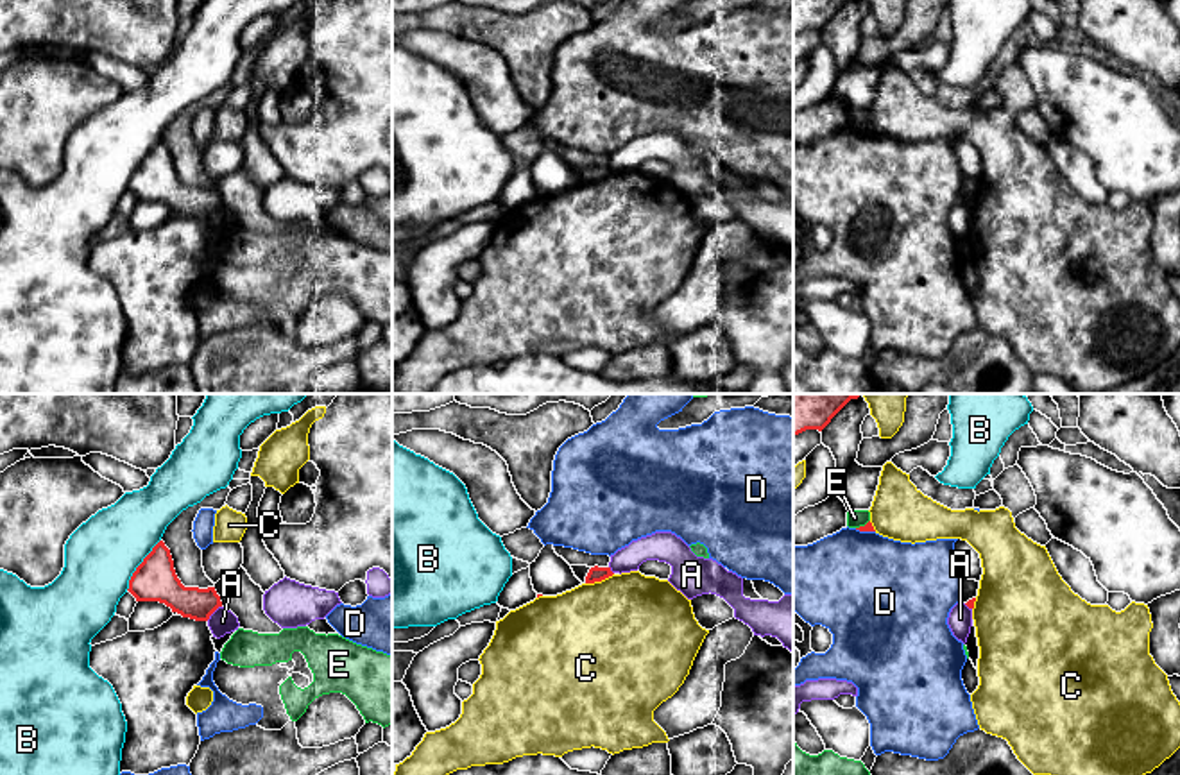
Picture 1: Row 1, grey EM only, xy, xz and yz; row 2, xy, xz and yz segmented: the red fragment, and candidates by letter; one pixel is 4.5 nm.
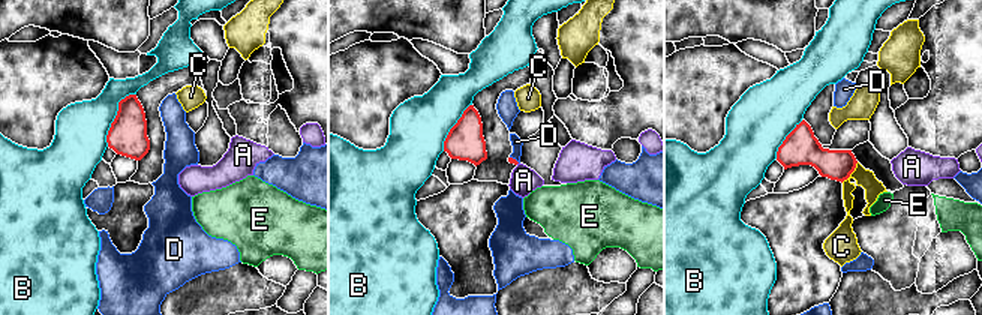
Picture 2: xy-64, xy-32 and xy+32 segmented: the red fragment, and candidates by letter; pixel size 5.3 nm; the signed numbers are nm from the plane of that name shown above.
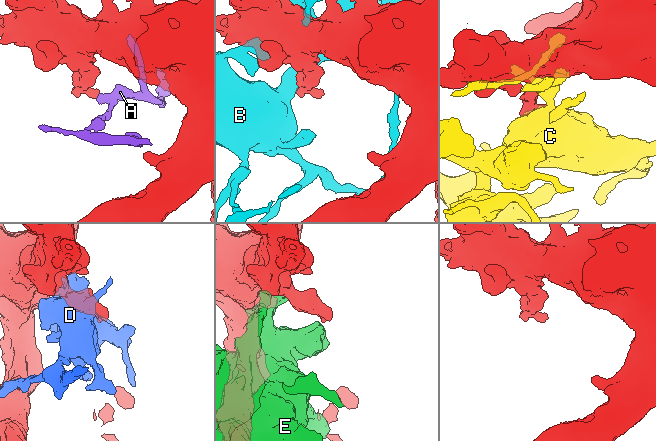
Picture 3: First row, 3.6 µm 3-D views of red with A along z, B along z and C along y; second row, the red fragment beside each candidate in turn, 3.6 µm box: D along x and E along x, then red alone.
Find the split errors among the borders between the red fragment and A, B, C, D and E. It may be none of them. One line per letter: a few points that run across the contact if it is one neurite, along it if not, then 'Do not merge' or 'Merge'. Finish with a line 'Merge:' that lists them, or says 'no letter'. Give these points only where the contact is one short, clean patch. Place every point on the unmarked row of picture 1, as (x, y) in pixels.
A: Line: xy (221, 204), (206, 219). Do not merge
B: Do not merge
C: Do not merge
D: Do not merge
E: Do not merge
Merge: no letter

